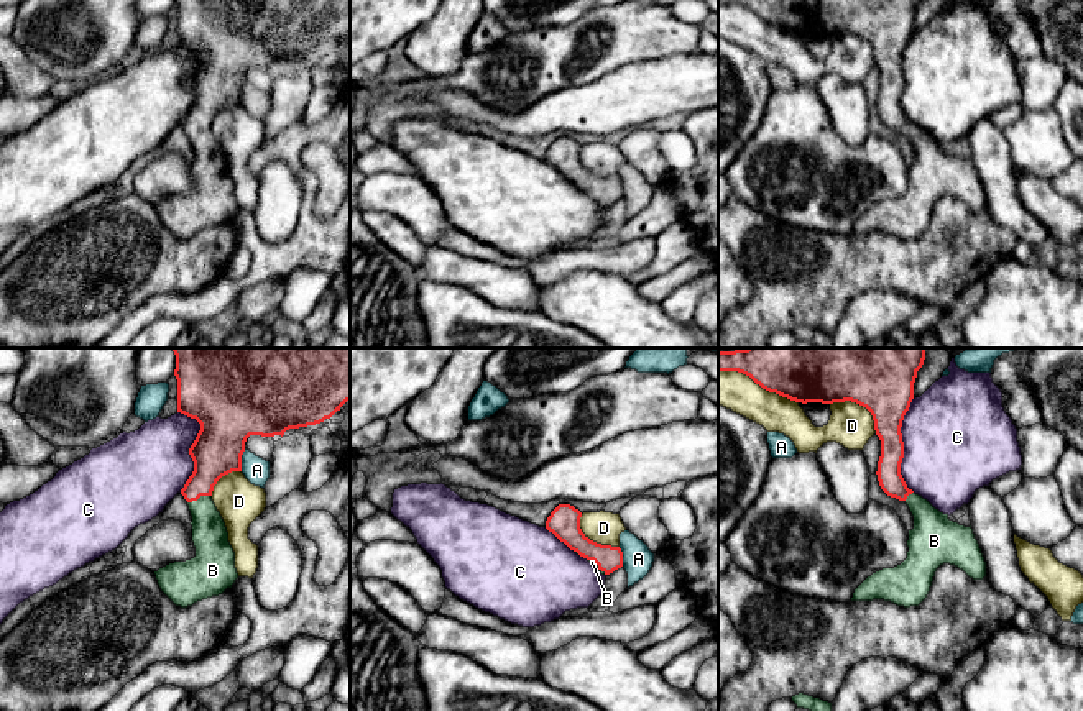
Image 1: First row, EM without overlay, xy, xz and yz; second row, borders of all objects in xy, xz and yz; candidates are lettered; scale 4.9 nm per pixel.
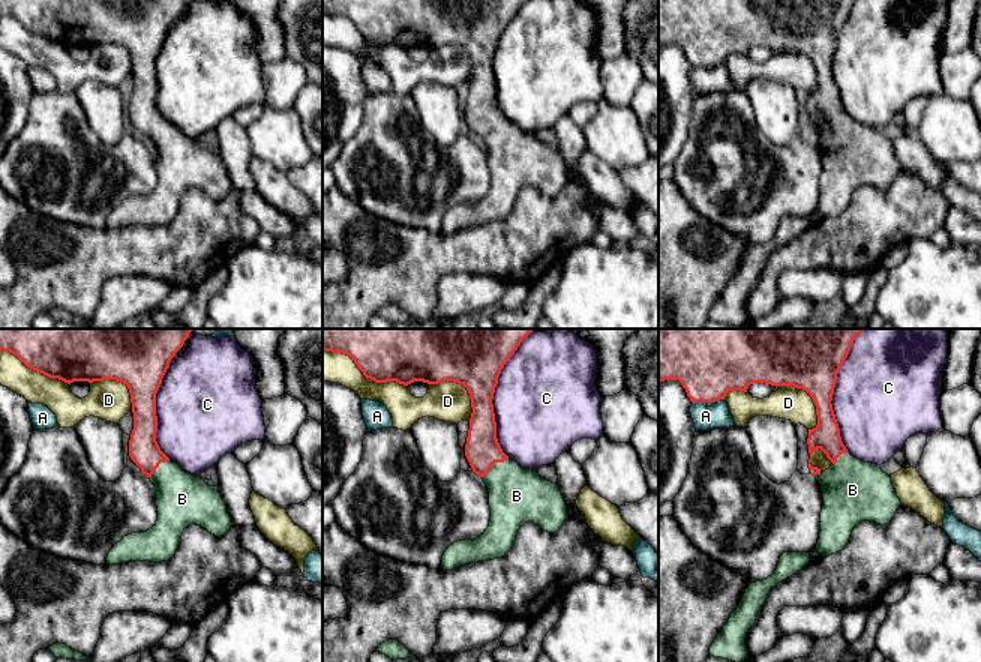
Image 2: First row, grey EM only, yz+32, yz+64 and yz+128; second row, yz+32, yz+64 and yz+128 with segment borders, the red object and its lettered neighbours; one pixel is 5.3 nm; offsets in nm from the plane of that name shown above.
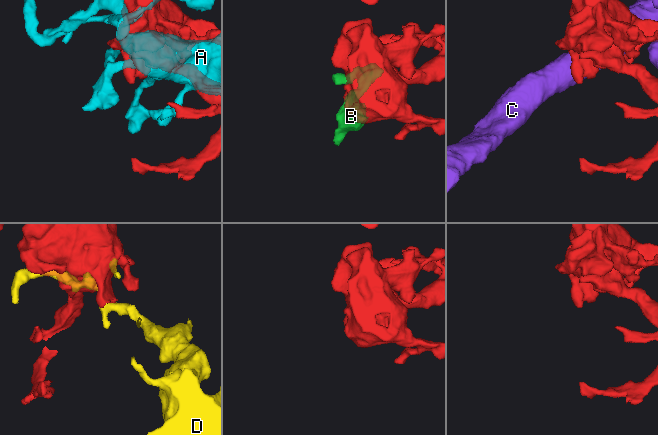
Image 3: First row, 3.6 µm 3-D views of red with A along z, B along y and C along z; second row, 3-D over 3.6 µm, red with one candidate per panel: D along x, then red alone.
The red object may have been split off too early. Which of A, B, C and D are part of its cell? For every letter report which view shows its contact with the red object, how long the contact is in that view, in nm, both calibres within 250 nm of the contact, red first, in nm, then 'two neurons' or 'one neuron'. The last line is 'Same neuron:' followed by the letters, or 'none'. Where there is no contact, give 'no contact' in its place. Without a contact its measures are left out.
A: meets red in xy; contact 110 nm long; 320 nm thick on the red side, 130 nm on the other; two neurons
B: meets red in xy; contact 130 nm long; 240 nm thick on the red side, 180 nm on the other; one neuron
C: meets red in yz; contact 460 nm long; 220 nm thick on the red side, 500 nm on the other; two neurons
D: meets red in yz; contact 420 nm long; 480 nm thick on the red side, 190 nm on the other; two neurons
Same neuron: B

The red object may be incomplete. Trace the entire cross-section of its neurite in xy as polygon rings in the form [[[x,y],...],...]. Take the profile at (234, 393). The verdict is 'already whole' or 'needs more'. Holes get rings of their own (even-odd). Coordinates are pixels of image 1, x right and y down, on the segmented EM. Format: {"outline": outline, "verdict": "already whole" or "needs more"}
{"outline": [[[173,348],[173,351],[176,355],[177,412],[200,424],[200,430],[189,448],[194,471],[181,489],[192,516],[196,557],[169,563],[154,575],[161,591],[176,606],[187,608],[222,594],[238,578],[235,552],[228,542],[225,522],[212,501],[214,486],[222,476],[242,471],[242,455],[250,435],[283,437],[289,429],[316,425],[330,419],[350,401],[350,348]]], "verdict": "needs more"}

